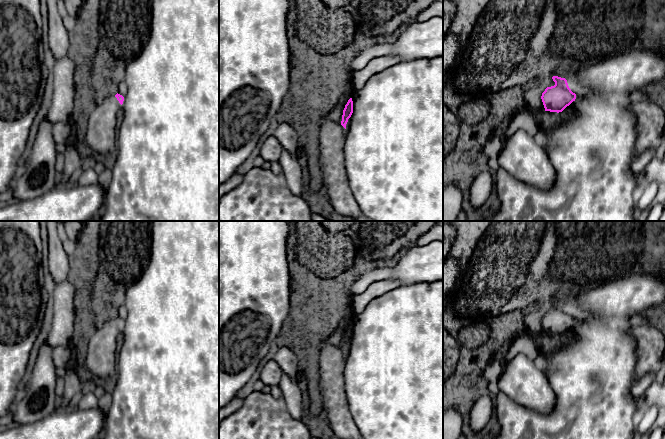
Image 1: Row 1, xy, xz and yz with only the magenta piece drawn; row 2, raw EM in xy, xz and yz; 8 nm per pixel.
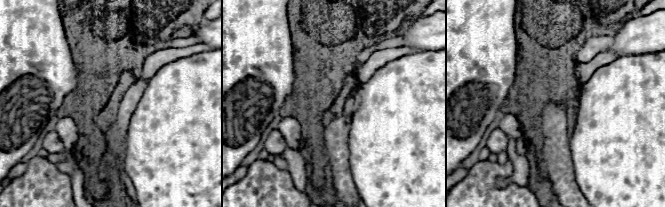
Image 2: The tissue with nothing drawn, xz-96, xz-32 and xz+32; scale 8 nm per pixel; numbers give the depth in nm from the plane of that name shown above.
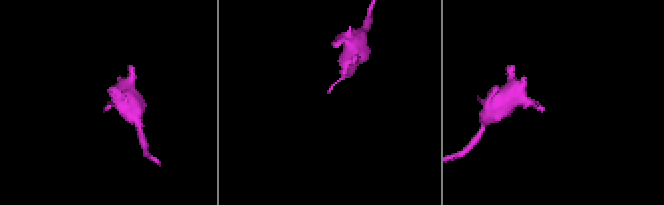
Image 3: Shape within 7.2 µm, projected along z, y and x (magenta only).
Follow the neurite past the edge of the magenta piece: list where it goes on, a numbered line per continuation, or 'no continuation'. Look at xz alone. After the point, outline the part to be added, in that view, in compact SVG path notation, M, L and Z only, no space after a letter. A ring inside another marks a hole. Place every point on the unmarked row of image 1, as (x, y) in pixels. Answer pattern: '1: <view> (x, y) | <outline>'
1: xz (331, 359) | M328 338L322 340L318 346L318 367L316 385L320 389L324 411L334 434L341 439L361 439L347 403L345 352L341 346L329 343Z

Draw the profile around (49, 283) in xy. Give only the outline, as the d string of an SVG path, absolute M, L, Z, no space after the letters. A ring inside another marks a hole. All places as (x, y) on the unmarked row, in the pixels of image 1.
M49 272L45 274L44 287L48 294L53 294L53 291L56 287L56 283Z

